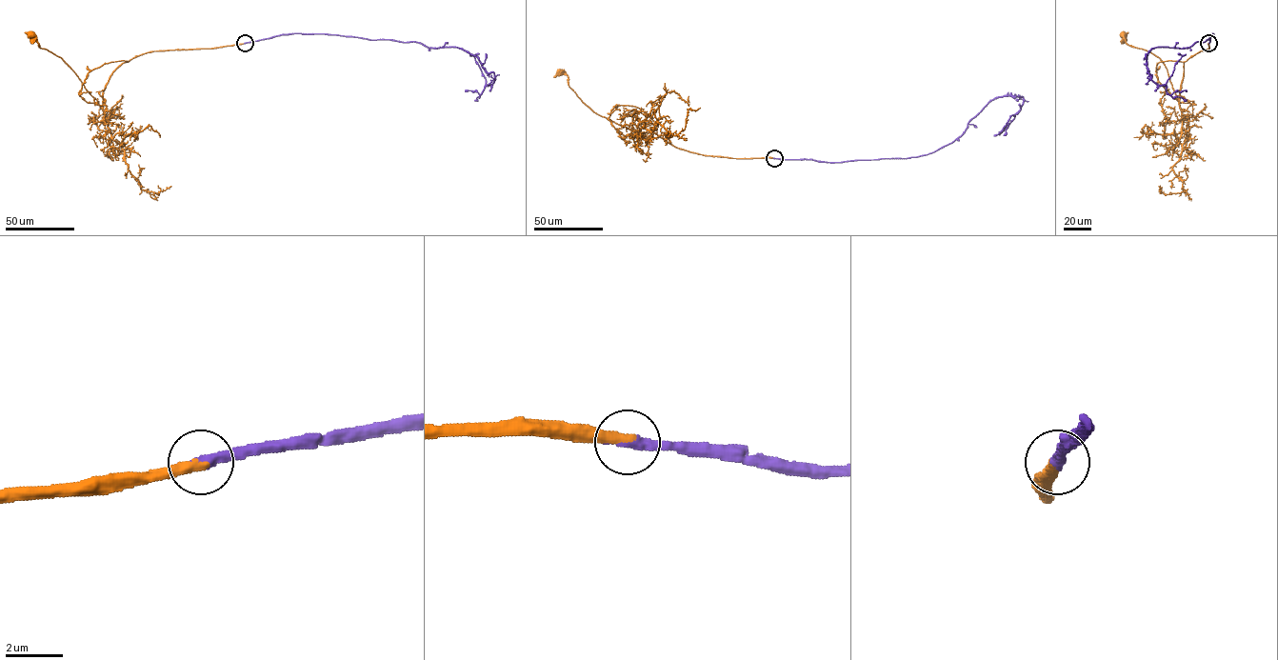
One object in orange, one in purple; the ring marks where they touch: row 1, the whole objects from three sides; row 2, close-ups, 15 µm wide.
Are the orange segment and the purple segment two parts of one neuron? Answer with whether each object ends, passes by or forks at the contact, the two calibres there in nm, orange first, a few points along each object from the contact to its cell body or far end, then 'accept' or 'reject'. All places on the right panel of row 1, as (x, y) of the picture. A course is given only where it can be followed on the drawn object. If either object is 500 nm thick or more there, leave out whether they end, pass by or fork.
orange ends there; purple ends there; 360 nm thick on the orange side, 400 nm on the other; orange runs (1208, 43), (1208, 50), (1184, 62), (1180, 107), (1162, 61), (1151, 53), (1128, 46), (1124, 34); purple runs (1208, 43), (1212, 33), (1189, 47), (1153, 48), (1147, 55), (1149, 77), (1166, 84), (1182, 56), (1178, 53); accept

